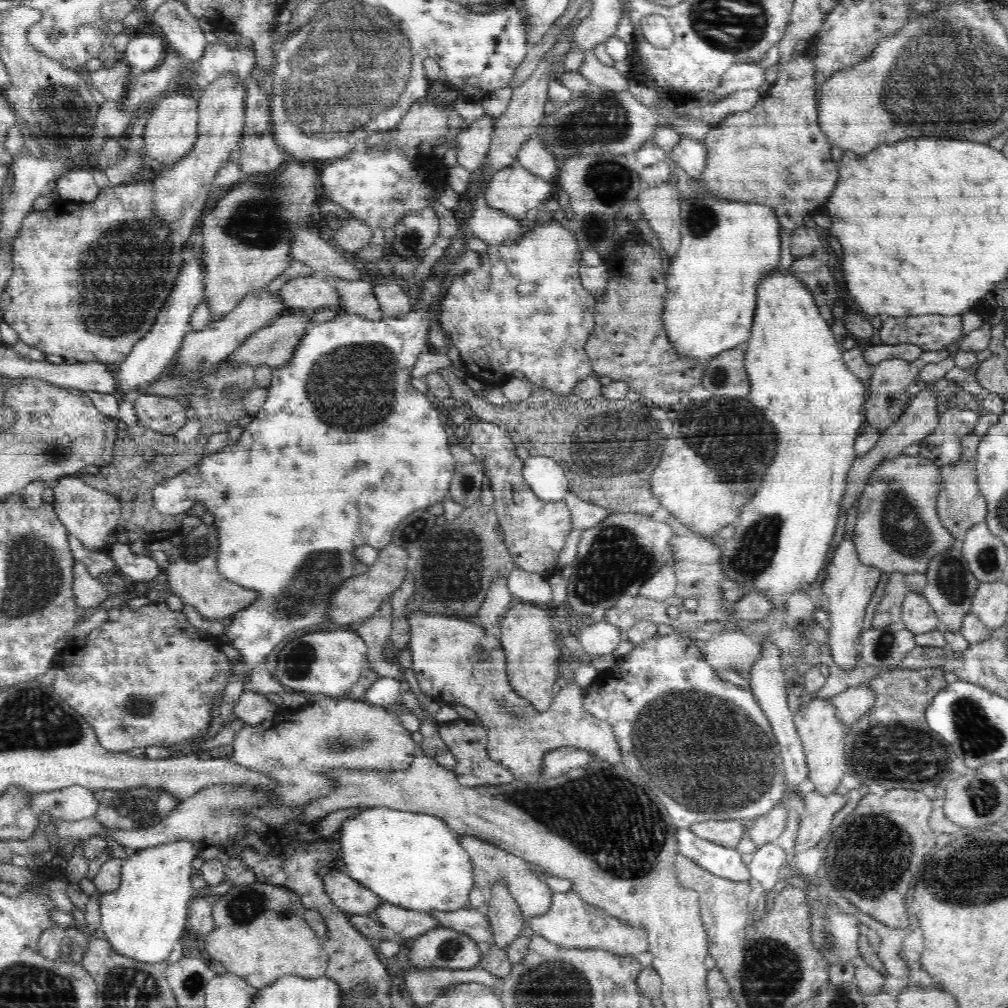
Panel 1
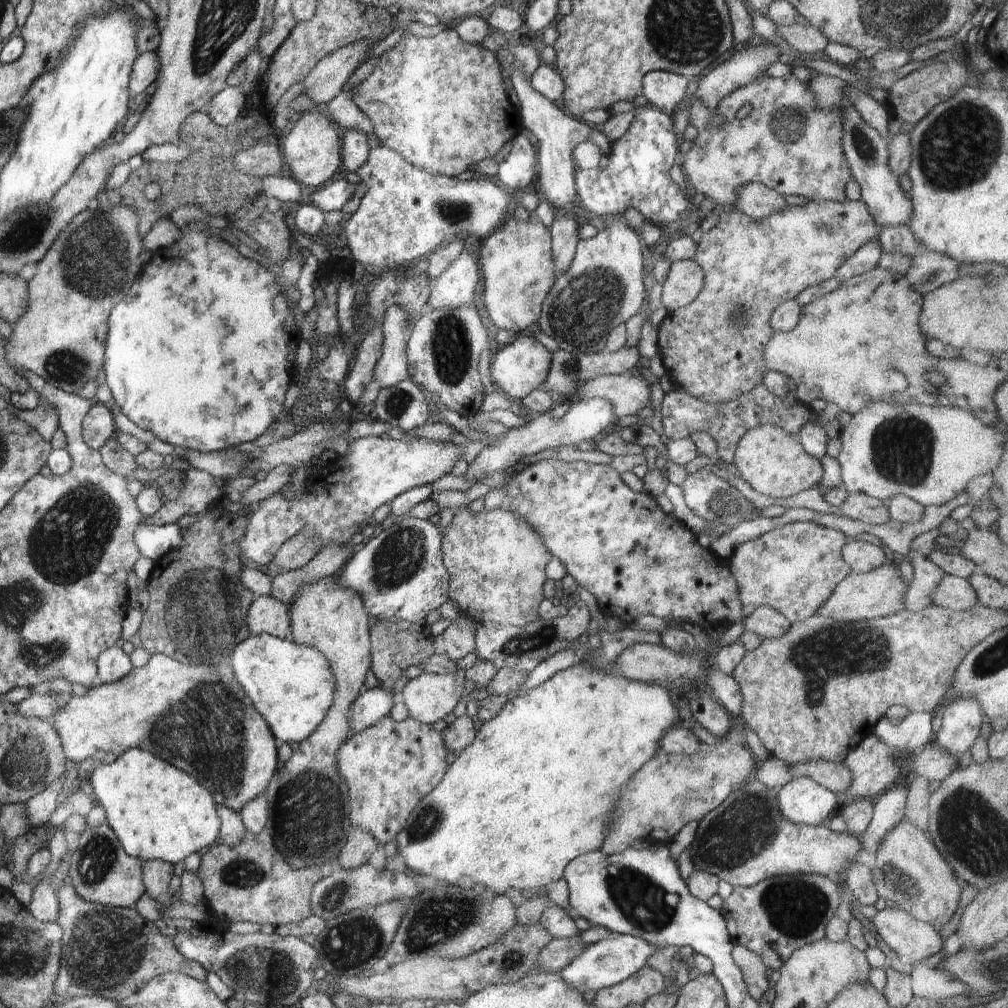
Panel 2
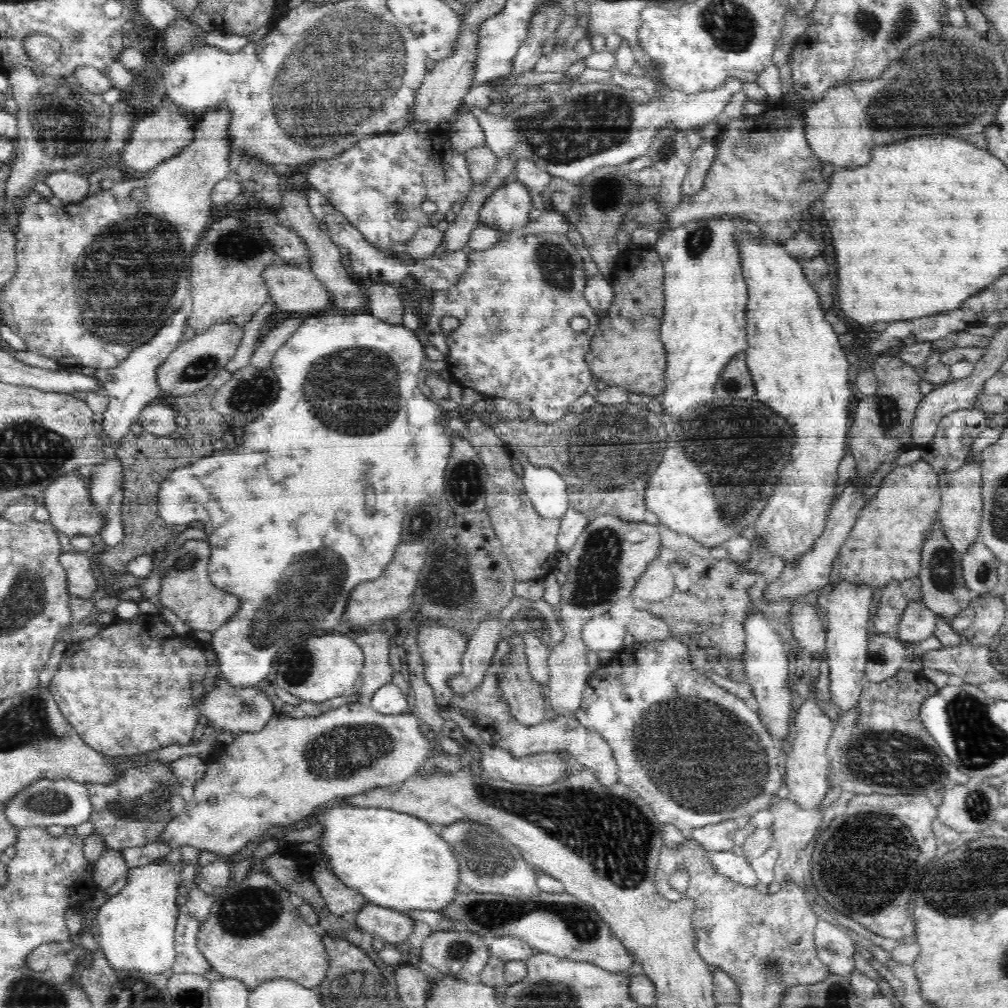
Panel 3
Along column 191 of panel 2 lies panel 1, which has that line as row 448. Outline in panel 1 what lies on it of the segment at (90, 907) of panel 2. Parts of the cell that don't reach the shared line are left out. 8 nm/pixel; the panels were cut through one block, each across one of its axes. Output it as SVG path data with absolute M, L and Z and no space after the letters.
M972 432L961 438L962 458L954 466L942 466L940 468L940 481L942 488L938 494L937 514L941 524L957 541L966 537L966 532L976 524L985 521L987 516L987 501L979 490L976 473L976 454L981 436Z

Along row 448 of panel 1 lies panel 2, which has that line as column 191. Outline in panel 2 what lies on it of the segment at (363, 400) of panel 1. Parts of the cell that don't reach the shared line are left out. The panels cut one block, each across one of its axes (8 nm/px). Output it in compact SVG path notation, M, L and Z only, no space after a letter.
M194 221L189 226L180 228L183 232L182 236L194 234L194 238L188 238L188 242L178 239L170 246L163 246L154 251L149 260L150 266L145 266L142 270L142 278L134 282L134 290L130 290L130 298L126 298L126 302L122 302L122 306L118 306L114 314L110 314L110 334L106 339L107 346L110 342L110 350L106 349L105 374L106 384L111 390L114 402L138 428L152 432L162 442L201 453L209 453L255 441L268 430L272 421L282 412L286 390L294 381L297 366L296 350L301 336L292 309L288 307L288 300L282 294L276 274L270 274L268 270L264 270L256 262L257 258L250 259L238 254L238 250L229 242L216 240L214 234L206 236L208 230L202 232L202 228L206 228L204 222Z

